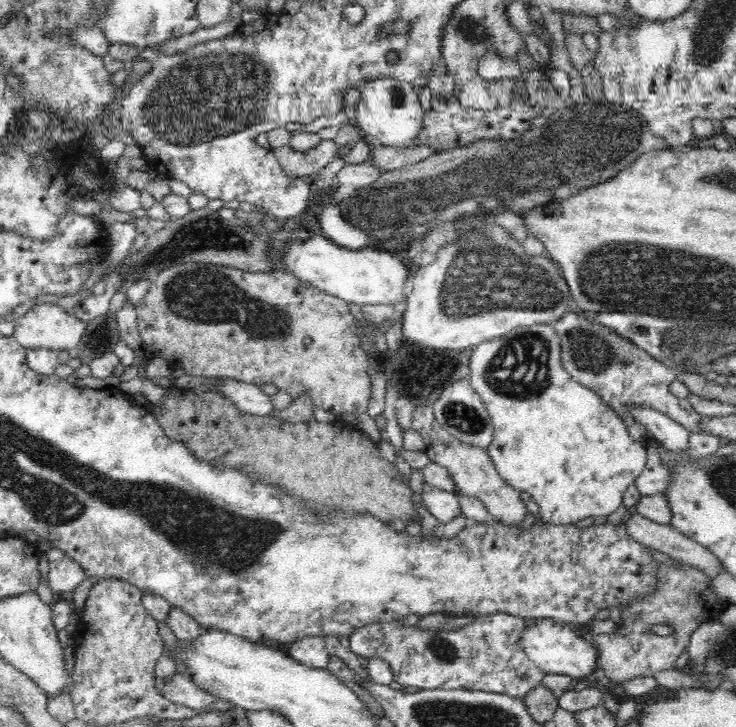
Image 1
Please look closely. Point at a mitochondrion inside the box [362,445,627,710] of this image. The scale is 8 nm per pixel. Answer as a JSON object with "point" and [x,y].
{"point":[444,651]}

